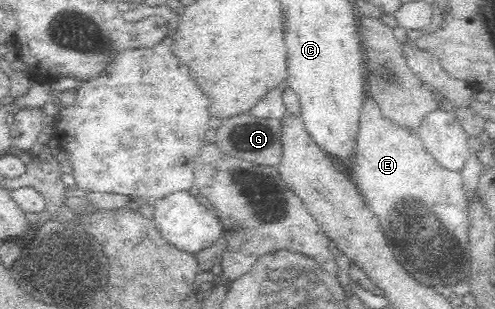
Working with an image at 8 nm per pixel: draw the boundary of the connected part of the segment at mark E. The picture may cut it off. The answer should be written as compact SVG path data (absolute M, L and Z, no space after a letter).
M363 102L351 161L352 179L370 212L380 221L383 235L396 260L423 285L435 288L439 292L442 288L450 290L454 284L470 278L472 266L472 257L469 255L469 202L464 193L460 174L436 164L432 154L426 152L422 140L418 140L416 132L406 132L390 120L386 120L378 110L374 102Z

